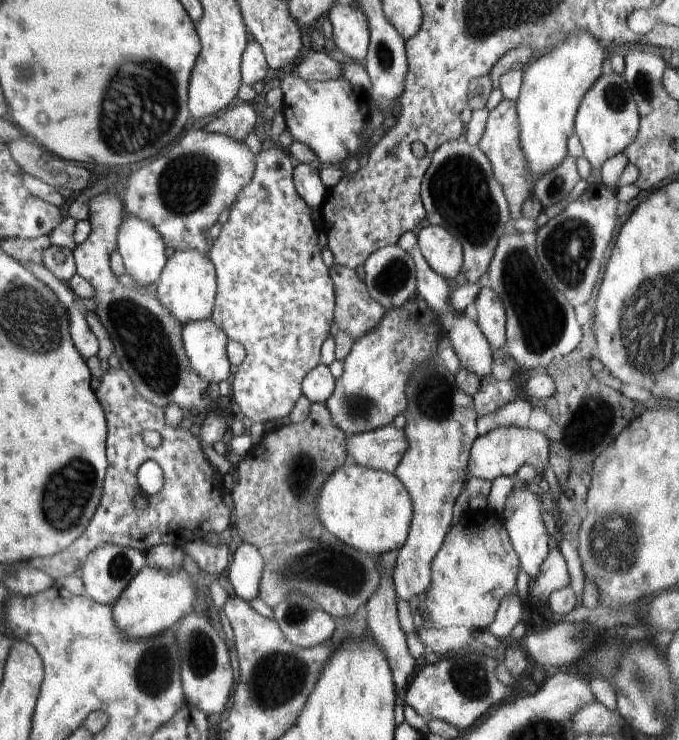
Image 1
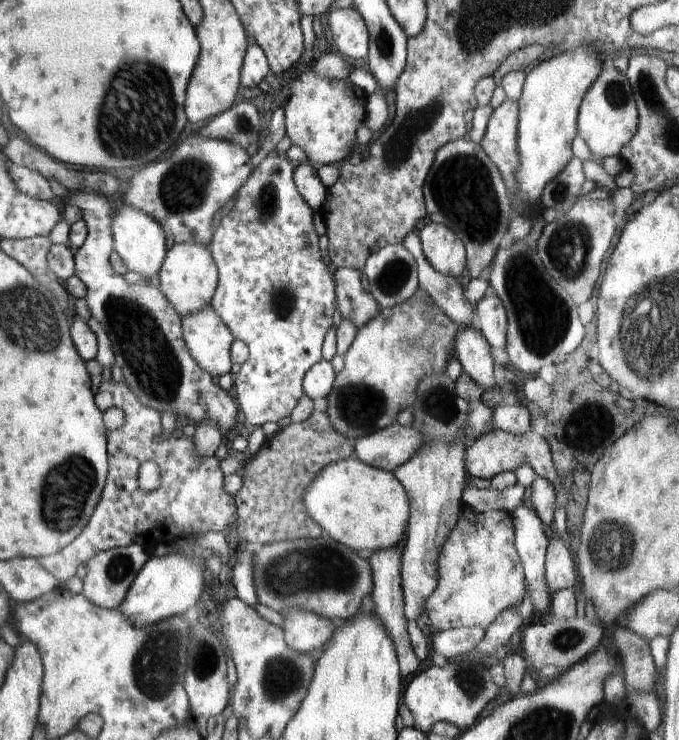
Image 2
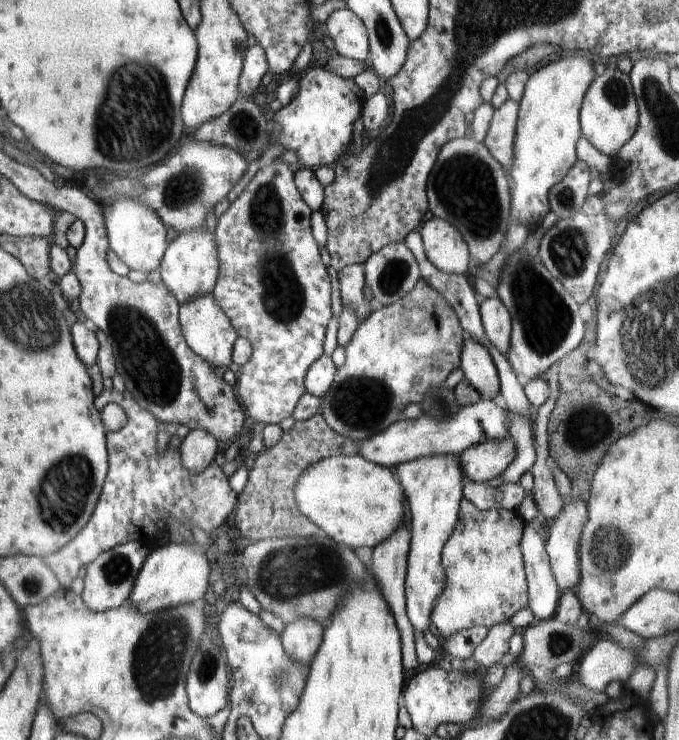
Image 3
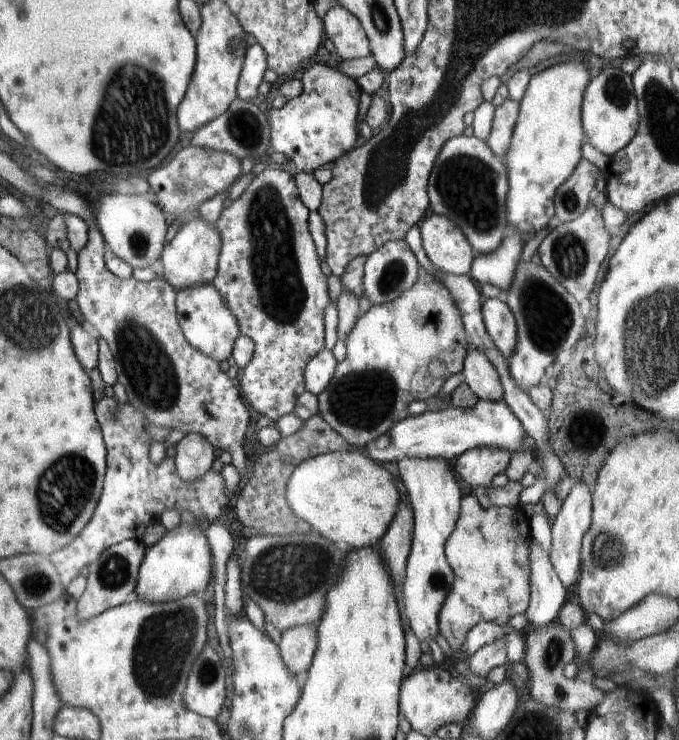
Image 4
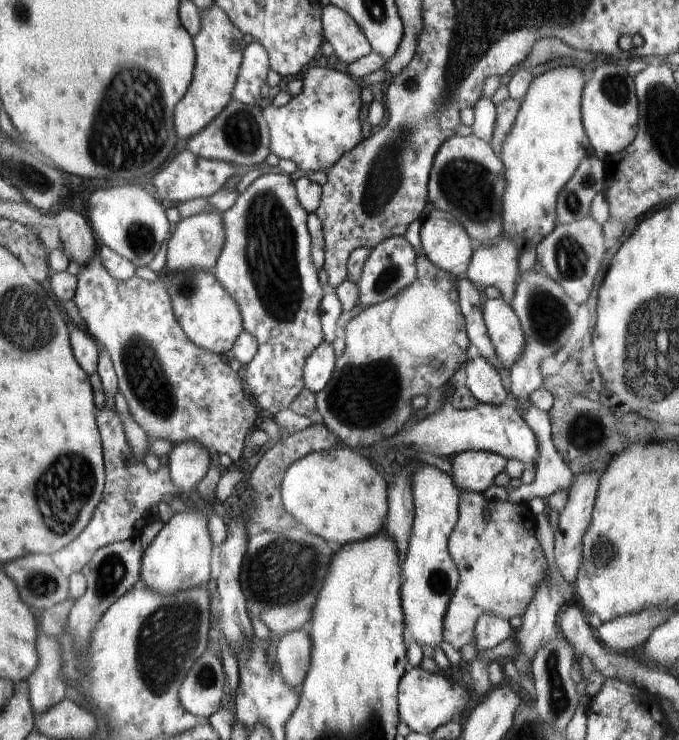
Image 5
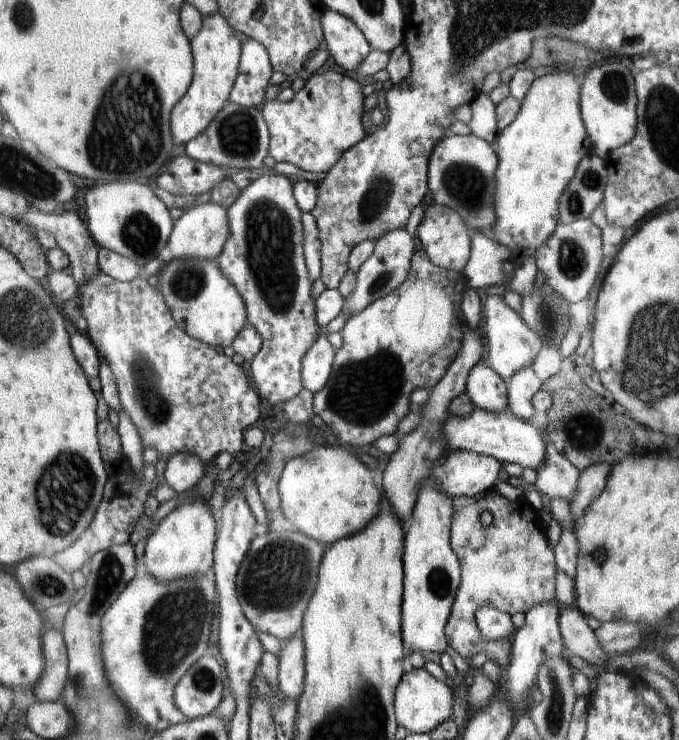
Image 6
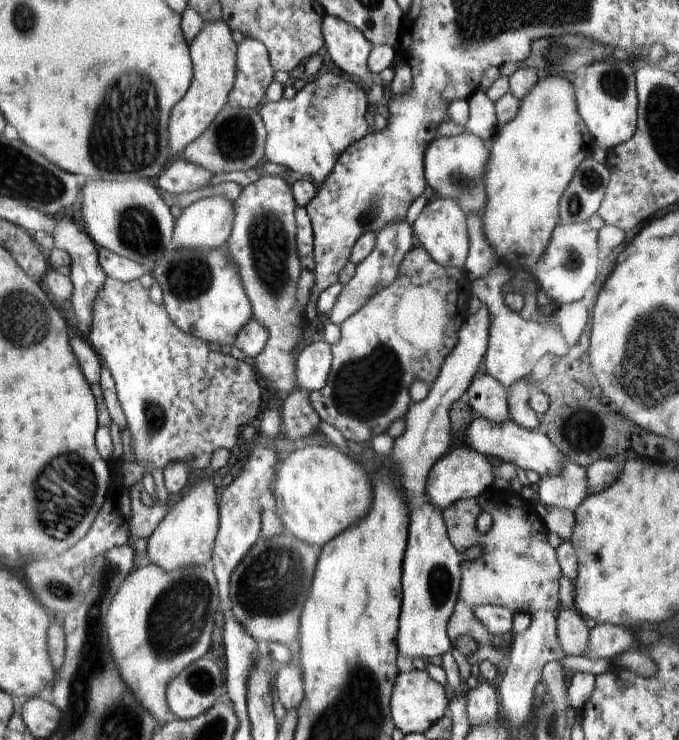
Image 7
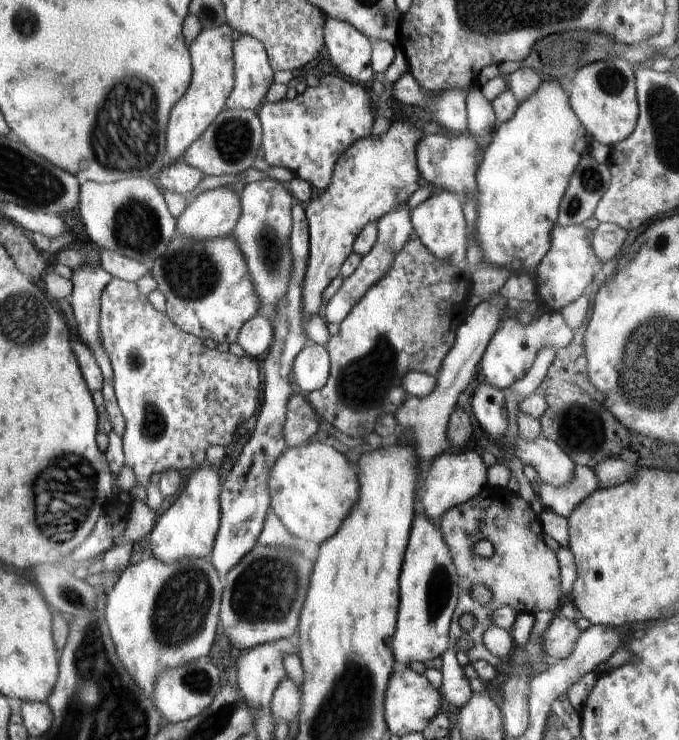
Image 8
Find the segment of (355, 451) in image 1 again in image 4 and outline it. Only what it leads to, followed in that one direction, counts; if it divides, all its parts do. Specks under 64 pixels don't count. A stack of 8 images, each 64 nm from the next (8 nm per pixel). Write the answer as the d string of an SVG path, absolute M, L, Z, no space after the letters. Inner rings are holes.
M479 400L470 408L458 408L452 404L441 411L426 411L420 416L408 416L398 422L364 448L368 458L378 462L392 462L402 458L442 458L453 462L466 450L474 448L504 448L508 452L526 450L526 433L520 420L512 414L503 400Z

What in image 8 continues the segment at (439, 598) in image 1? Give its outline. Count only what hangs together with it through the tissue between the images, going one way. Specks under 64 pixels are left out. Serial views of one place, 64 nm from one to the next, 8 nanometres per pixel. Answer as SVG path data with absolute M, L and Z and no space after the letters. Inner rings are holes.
M487 484L478 492L478 496L444 512L439 524L440 534L450 548L452 562L458 572L459 595L449 628L450 640L452 645L458 640L466 640L470 644L470 648L466 650L469 664L485 660L496 668L500 664L500 658L488 652L483 642L483 634L493 625L492 612L496 608L511 606L519 613L558 613L564 600L560 588L558 559L544 542L545 533L539 515L534 513L530 503L507 487ZM484 538L493 544L493 554L489 558L474 554L474 544ZM475 585L484 585L490 590L492 601L489 604L481 604L473 598L471 589ZM466 613L472 614L476 619L476 624L470 631L464 630L459 623L460 617Z

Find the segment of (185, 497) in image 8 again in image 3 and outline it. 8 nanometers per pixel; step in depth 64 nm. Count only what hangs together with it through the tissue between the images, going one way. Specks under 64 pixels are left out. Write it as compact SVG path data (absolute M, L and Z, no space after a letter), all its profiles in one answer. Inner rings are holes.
M180 542L159 545L150 552L136 577L128 603L134 610L146 612L164 612L168 608L196 604L202 602L208 590L208 574L210 564L204 554L204 548L190 542Z

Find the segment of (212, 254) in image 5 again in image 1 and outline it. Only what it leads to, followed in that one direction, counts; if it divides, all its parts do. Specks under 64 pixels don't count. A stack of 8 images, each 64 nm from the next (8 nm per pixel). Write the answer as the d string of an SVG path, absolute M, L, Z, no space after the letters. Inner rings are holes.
M176 250L166 261L164 270L153 288L153 293L180 324L210 320L217 294L214 265L208 256L204 256L196 250Z

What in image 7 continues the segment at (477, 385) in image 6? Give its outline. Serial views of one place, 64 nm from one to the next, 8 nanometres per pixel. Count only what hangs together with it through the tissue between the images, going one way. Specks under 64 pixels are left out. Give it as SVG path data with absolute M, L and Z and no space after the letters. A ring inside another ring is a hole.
M476 372L465 396L474 416L482 416L488 422L502 424L509 418L507 394L508 388L488 372Z

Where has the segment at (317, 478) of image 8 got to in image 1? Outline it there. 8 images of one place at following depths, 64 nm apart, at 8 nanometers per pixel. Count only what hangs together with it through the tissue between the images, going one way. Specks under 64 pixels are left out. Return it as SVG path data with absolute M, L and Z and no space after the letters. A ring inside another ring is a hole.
M352 462L340 466L328 476L318 492L316 508L327 537L334 536L374 558L400 550L414 518L411 496L394 473L367 469Z

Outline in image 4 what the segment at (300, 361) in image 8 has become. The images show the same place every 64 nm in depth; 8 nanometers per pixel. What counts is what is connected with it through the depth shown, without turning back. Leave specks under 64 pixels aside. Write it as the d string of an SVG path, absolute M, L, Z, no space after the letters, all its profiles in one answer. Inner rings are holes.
M324 347L324 350L318 352L304 368L306 391L311 392L314 396L322 394L334 376L336 365L332 351Z

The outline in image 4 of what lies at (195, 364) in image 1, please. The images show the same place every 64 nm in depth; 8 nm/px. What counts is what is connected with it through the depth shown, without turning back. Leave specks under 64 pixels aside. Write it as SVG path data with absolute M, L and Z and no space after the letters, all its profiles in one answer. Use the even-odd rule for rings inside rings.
M198 284L198 286L184 286L175 290L176 316L184 338L192 345L192 348L207 354L210 358L225 362L232 356L235 340L241 335L238 330L238 322L222 296L216 292L212 284Z

